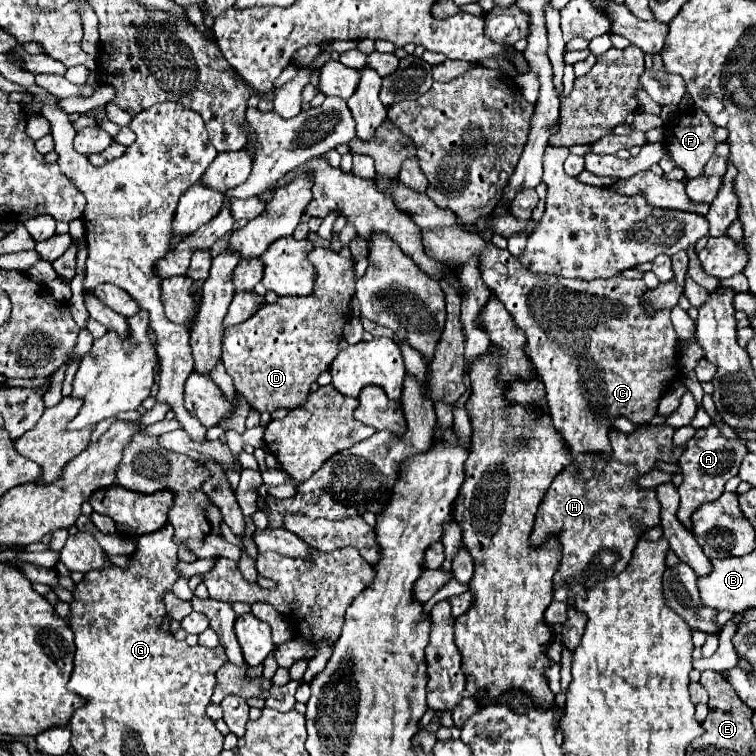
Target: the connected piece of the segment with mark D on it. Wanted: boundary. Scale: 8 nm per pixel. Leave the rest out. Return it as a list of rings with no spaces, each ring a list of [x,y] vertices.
[[[314,248],[308,260],[318,270],[314,294],[280,296],[275,303],[264,304],[246,322],[224,332],[222,360],[226,372],[234,380],[236,390],[258,412],[300,408],[310,394],[310,384],[338,356],[342,328],[350,318],[350,300],[354,296],[354,260],[342,258],[330,248]]]

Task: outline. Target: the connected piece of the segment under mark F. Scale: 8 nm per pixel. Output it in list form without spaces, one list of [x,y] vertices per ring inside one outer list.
[[[702,110],[680,114],[678,118],[671,120],[670,124],[666,126],[666,130],[667,136],[670,132],[670,138],[666,138],[666,142],[668,142],[668,144],[666,144],[666,150],[668,150],[668,154],[674,158],[676,166],[686,172],[686,178],[688,178],[688,180],[704,174],[704,166],[706,166],[706,162],[710,160],[710,156],[714,154],[716,144],[718,144],[718,142],[724,142],[724,136],[728,136],[728,130],[712,124],[710,118],[708,118]]]

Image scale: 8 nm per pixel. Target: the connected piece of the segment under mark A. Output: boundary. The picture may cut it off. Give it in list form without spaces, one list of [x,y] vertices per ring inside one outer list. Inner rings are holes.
[[[710,424],[708,428],[700,428],[696,432],[696,436],[690,438],[686,444],[688,444],[688,452],[684,452],[684,456],[680,458],[680,468],[682,468],[684,482],[678,488],[680,508],[678,508],[676,516],[678,516],[678,520],[682,522],[682,526],[686,530],[692,530],[692,514],[696,512],[696,508],[700,504],[704,504],[704,502],[718,500],[722,496],[724,484],[732,476],[738,476],[740,464],[742,464],[744,456],[750,450],[746,448],[744,440],[728,440],[728,438],[724,438],[716,424]]]

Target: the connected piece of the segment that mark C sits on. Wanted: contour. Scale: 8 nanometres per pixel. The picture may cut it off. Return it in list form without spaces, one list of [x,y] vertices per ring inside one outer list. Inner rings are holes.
[[[450,226],[450,228],[430,228],[430,230],[422,230],[422,242],[424,242],[424,250],[430,258],[438,260],[438,262],[456,262],[458,266],[464,266],[464,260],[468,260],[468,256],[480,256],[480,272],[482,272],[482,280],[488,288],[494,290],[496,298],[506,306],[506,310],[512,314],[514,322],[518,328],[524,330],[526,338],[528,338],[528,344],[526,344],[526,354],[530,356],[532,364],[536,366],[538,370],[538,376],[542,378],[544,386],[546,386],[546,398],[548,398],[548,408],[550,408],[550,416],[552,416],[552,422],[554,422],[554,428],[562,434],[562,438],[566,440],[572,456],[578,456],[580,452],[608,452],[608,432],[610,432],[610,426],[612,426],[612,420],[616,416],[626,416],[630,422],[634,424],[648,424],[654,416],[656,416],[656,410],[658,410],[658,404],[660,404],[660,398],[664,396],[664,392],[670,390],[670,386],[674,382],[680,380],[682,376],[682,370],[680,370],[680,350],[676,348],[678,346],[678,336],[674,332],[674,326],[670,322],[670,310],[668,308],[662,308],[662,310],[656,310],[656,312],[648,312],[648,308],[642,304],[642,294],[648,292],[644,280],[628,280],[628,278],[622,278],[622,276],[616,276],[616,280],[590,280],[590,282],[584,282],[584,280],[564,280],[564,278],[558,278],[558,276],[538,276],[538,274],[532,274],[528,268],[524,268],[516,256],[512,256],[508,250],[502,250],[494,244],[488,244],[484,240],[480,240],[478,234],[472,234],[472,232],[464,232],[460,226]]]

